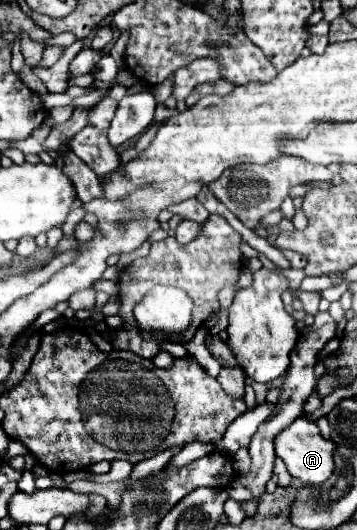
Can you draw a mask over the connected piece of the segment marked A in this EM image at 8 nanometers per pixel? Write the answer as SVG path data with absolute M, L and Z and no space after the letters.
M304 416L296 418L288 428L284 428L276 438L276 454L286 462L290 476L298 478L304 484L322 484L334 474L334 452L336 444L320 434L320 428L314 422L308 422Z

